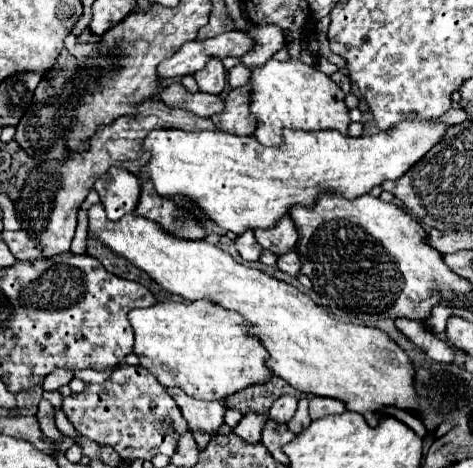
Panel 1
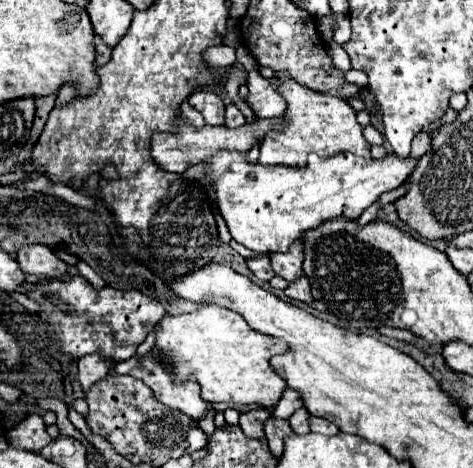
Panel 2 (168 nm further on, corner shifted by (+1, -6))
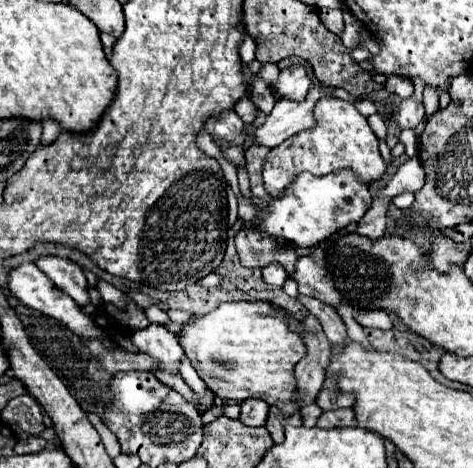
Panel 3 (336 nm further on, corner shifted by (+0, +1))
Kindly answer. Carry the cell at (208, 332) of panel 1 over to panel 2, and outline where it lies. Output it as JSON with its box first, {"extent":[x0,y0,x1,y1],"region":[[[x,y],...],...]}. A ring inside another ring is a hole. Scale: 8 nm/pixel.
{"extent":[152,304,286,408],"region":[[[204,304],[194,312],[170,316],[166,314],[154,328],[156,340],[152,354],[170,360],[172,374],[184,382],[194,378],[206,402],[226,404],[260,404],[272,408],[278,404],[286,382],[270,368],[270,358],[286,350],[286,344],[278,338],[270,338],[252,330],[246,320],[234,312],[216,304]]]}

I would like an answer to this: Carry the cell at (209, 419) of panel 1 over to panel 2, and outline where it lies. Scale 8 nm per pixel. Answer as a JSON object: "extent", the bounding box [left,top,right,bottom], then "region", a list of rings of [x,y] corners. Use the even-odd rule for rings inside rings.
{"extent":[108,354,212,422],"region":[[[146,354],[144,358],[132,356],[124,362],[114,364],[108,376],[118,376],[118,374],[130,374],[138,380],[144,380],[154,390],[156,398],[162,404],[166,404],[168,408],[178,408],[180,412],[190,416],[194,422],[198,422],[212,410],[212,404],[202,400],[196,380],[176,384],[170,372],[164,366],[160,366],[152,358],[152,354]]]}

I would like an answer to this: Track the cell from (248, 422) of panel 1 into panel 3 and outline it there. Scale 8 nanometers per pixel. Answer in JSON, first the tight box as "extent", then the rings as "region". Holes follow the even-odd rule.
{"extent":[239,399,269,427],"region":[[[247,399],[247,401],[241,403],[241,415],[239,415],[239,419],[241,419],[245,425],[251,425],[251,427],[265,425],[267,411],[269,411],[269,405],[267,405],[265,401]]]}

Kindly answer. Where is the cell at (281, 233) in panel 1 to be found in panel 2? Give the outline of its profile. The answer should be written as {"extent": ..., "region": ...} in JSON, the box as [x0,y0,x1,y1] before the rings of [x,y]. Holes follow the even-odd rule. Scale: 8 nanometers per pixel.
{"extent":[270,240,304,282],"region":[[[296,240],[288,252],[274,252],[270,254],[272,260],[272,268],[278,276],[282,276],[284,280],[292,282],[294,278],[298,278],[302,274],[302,262],[304,262],[304,254],[302,254],[302,242]]]}

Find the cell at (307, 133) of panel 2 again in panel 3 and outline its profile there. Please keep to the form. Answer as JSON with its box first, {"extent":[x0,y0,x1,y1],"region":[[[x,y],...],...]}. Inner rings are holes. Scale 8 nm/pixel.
{"extent":[263,97,387,197],"region":[[[325,97],[315,107],[315,119],[317,119],[317,127],[287,139],[279,147],[271,149],[271,153],[267,155],[263,181],[265,181],[265,191],[271,197],[283,197],[283,189],[287,189],[291,177],[297,177],[303,171],[309,171],[313,175],[327,175],[327,173],[351,169],[365,185],[371,185],[373,181],[385,175],[387,165],[379,155],[379,141],[371,131],[367,119],[355,109],[353,103],[337,97]]]}

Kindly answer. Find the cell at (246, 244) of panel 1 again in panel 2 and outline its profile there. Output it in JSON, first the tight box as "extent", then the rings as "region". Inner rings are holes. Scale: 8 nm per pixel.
{"extent":[246,254,274,282],"region":[[[258,254],[258,256],[254,256],[254,258],[246,258],[246,266],[254,272],[256,278],[260,278],[260,280],[264,280],[264,282],[268,282],[268,280],[274,276],[274,272],[272,272],[272,268],[270,268],[270,258],[268,258],[268,254]]]}

